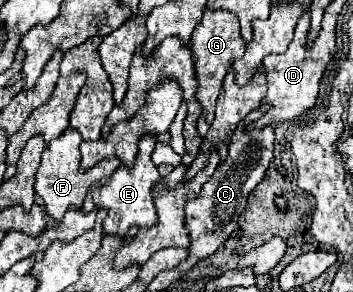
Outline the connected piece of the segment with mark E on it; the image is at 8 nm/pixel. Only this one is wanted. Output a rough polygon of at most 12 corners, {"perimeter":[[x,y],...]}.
{"perimeter":[[138,144],[132,168],[120,166],[90,188],[82,212],[108,210],[104,234],[152,228],[152,150]]}

